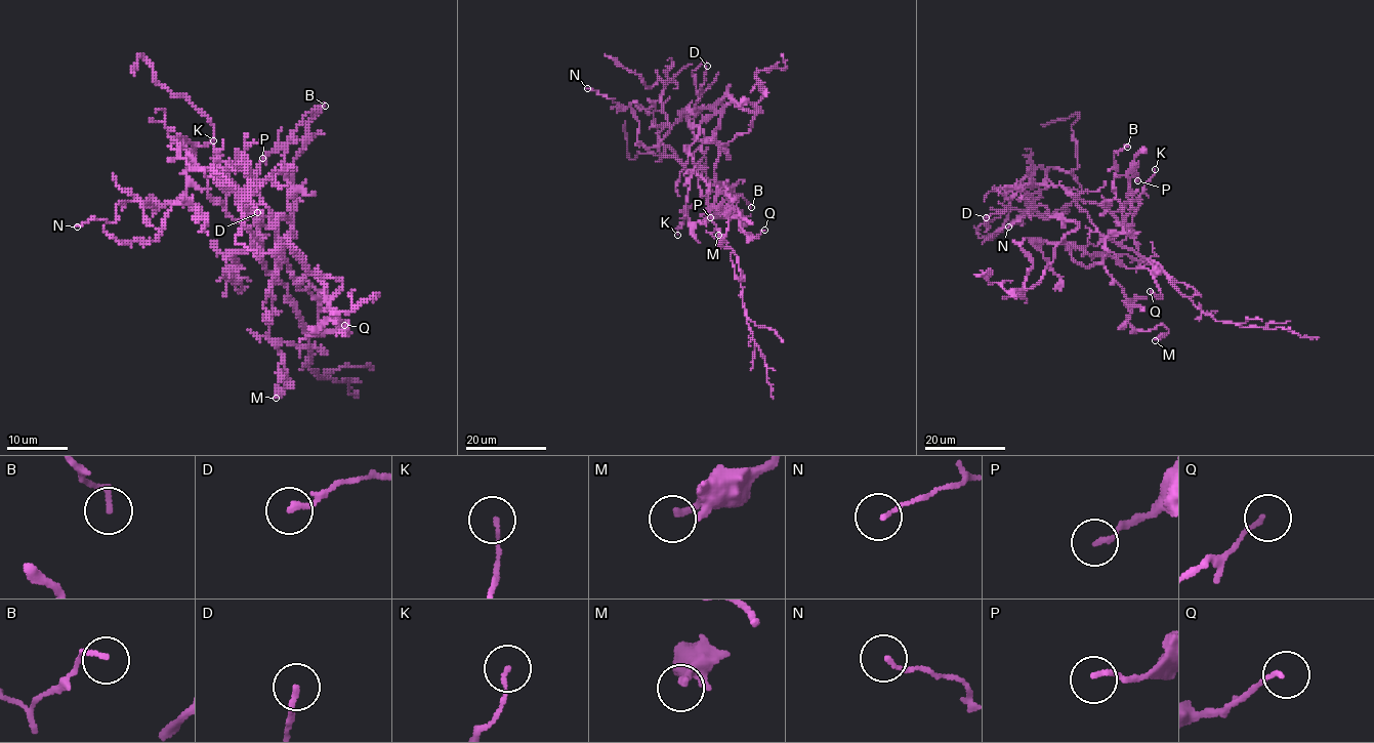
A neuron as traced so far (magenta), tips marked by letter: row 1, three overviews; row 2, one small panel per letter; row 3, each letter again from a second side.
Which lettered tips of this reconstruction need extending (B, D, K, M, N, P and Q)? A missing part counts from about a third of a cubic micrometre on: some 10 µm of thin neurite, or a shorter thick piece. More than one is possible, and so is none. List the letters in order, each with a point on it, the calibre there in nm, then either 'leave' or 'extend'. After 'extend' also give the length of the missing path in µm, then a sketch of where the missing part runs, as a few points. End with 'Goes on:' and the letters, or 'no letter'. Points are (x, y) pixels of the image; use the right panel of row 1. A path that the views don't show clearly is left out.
B: at (1127, 147); 170 nm thick; leave
D: at (986, 217); 160 nm thick; leave
K: at (1155, 169); 110 nm thick; leave
M: at (1155, 340); 200 nm thick; leave
N: at (1008, 226); 100 nm thick; leave
P: at (1137, 180); 150 nm thick; leave
Q: at (1150, 291); 120 nm thick; leave
Goes on: no letter

